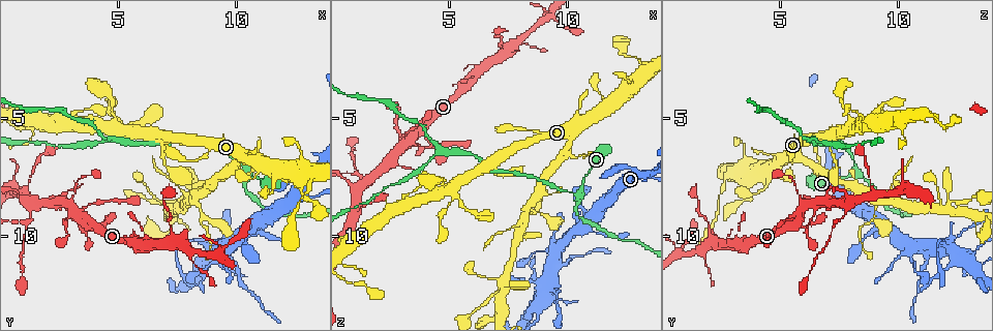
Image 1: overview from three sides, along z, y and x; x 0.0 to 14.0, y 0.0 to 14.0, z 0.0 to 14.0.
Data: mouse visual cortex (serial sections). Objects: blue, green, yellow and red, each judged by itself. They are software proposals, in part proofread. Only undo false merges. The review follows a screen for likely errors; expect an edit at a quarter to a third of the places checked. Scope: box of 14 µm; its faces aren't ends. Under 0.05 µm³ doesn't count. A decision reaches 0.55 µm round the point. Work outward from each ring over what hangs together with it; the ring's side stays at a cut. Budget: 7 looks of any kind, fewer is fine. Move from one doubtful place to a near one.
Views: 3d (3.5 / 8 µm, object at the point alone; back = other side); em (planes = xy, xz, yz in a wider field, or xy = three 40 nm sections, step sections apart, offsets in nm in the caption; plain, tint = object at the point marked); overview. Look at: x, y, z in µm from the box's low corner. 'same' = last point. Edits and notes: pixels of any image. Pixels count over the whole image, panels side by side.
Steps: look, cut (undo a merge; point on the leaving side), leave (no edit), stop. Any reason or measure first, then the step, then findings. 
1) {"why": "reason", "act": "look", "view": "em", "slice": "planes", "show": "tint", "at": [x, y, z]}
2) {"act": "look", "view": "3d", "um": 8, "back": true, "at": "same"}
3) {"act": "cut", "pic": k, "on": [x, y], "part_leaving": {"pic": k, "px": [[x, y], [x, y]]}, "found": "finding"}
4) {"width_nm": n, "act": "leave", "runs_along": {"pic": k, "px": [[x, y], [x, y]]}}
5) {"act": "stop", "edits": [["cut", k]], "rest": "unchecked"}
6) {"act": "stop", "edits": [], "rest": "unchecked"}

{"why": "three arms meet", "act": "look", "view": "3d", "um": 3.5, "at": [4.8, 5.9, 6.4]}

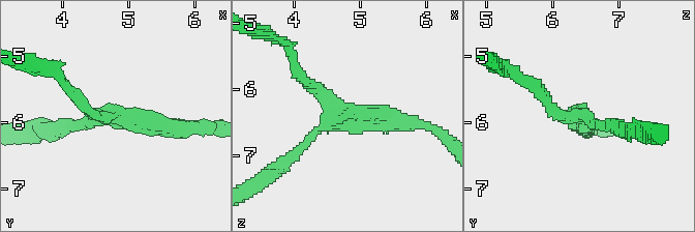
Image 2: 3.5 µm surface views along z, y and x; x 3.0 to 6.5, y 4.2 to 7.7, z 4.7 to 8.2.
{"arms": 3, "arm_widths_nm": [150, 200, 250], "act": "look", "view": "em", "slice": "planes", "show": "tint", "at": [4.75, 5.90, 6.45]}

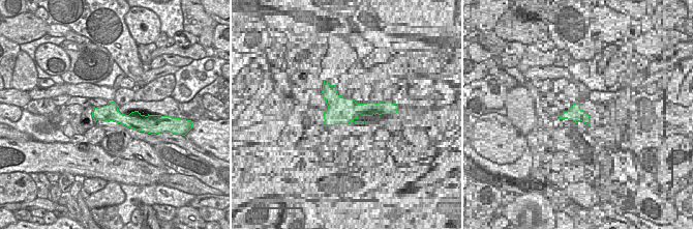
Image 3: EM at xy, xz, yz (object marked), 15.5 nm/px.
{"why": "another direction", "act": "look", "view": "em", "slice": "xy", "step": 5, "show": "tint", "at": "same"}

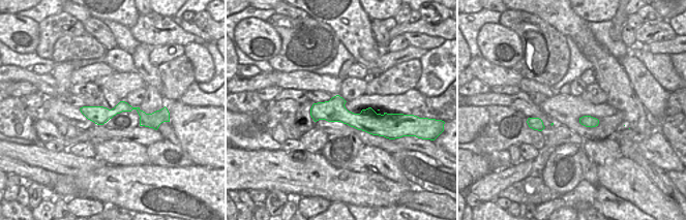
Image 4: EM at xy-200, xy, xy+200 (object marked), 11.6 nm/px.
{"act": "leave", "runs_along": {"pic": 4, "px": [[312, 111], [386, 119]]}, "found": "continuous, no second cell"}

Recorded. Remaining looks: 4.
{"why": "thin arm on a thick one", "act": "look", "view": "3d", "um": 3.5, "at": [3.3, 9.0, 5.7]}

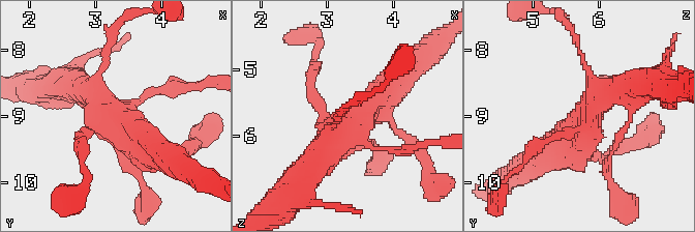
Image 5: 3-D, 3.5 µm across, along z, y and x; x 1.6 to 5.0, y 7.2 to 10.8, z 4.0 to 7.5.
{"act": "look", "view": "em", "slice": "xy", "step": 5, "show": "tint", "at": [3.35, 9.00, 5.80]}

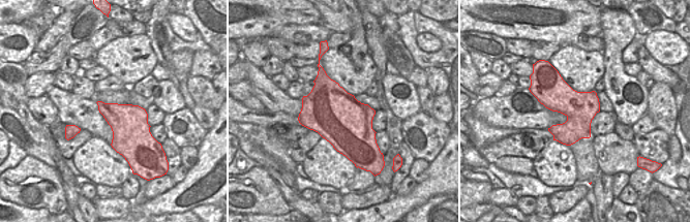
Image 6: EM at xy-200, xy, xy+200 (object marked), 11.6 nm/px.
{"act": "leave", "runs_along": {"pic": 5, "px": [[394, 91], [333, 134], [311, 169]]}, "found": "one cell here"}

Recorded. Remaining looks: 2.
{"act": "look", "view": "3d", "um": 3.5, "back": true, "at": [1.0, 8.3, 8.9]}

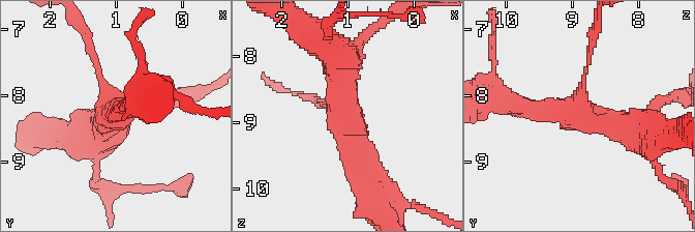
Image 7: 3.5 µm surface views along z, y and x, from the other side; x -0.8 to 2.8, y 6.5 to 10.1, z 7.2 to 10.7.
{"act": "leave", "runs_along": {"pic": 7, "px": [[338, 60], [341, 110], [367, 182]]}, "found": "one cell here"}

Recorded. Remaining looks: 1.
{"act": "stop", "edits": [], "rest": "unchecked"}

